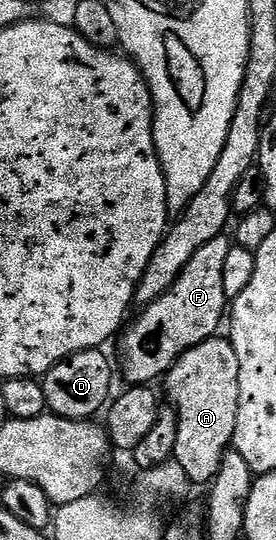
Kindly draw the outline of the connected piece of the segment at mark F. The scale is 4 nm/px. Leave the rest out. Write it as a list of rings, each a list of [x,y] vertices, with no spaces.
[[[222,234],[213,239],[179,274],[175,286],[163,298],[159,298],[154,304],[144,305],[140,309],[141,313],[137,316],[137,321],[133,325],[130,323],[124,329],[121,340],[121,364],[125,367],[125,376],[129,379],[128,383],[133,386],[149,386],[166,375],[173,363],[187,350],[199,346],[199,342],[212,340],[218,335],[217,327],[222,327],[223,321],[227,316],[227,301],[223,290],[223,266],[227,259],[227,250],[231,247],[231,240],[228,235]]]

